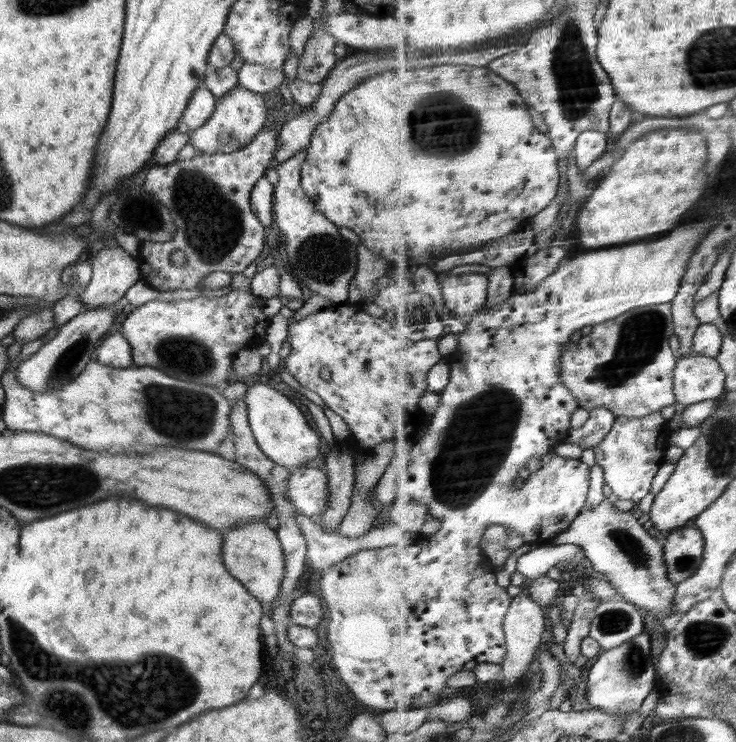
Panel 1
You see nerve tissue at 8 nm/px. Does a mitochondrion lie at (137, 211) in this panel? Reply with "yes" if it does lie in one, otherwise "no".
yes

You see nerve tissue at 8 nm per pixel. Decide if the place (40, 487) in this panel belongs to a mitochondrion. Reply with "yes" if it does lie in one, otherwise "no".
yes

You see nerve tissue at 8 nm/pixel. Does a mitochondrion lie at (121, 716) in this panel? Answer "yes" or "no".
no

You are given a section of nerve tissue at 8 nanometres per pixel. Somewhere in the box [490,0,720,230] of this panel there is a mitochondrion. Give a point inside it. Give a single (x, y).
(579, 93)

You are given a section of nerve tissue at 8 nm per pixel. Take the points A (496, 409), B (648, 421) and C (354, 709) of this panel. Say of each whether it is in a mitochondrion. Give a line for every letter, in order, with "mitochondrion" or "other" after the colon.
A: mitochondrion
B: other
C: other

